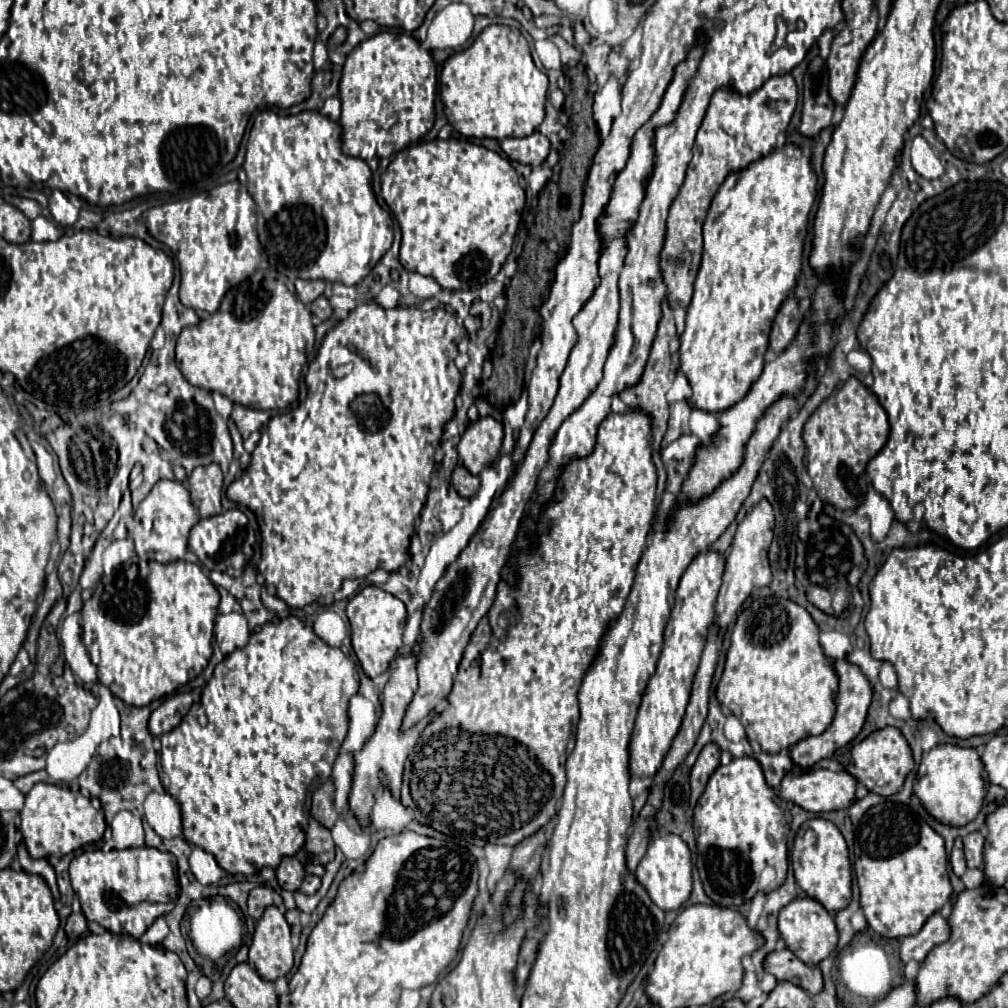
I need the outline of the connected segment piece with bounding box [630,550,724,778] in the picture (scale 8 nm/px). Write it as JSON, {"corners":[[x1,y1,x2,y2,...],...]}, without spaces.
{"corners":[[714,550,700,552,692,560,692,564,684,570,678,590,676,590,676,604,672,608,666,632,664,632,664,648,658,660,656,674,650,678,642,704,638,710,636,726,630,740,630,774,632,776,654,776,664,756,670,750,670,744,682,724,686,704,690,698,690,688,694,674,700,664,700,654,704,650,708,628,714,622,714,604,716,592,720,590,724,574,724,556]]}

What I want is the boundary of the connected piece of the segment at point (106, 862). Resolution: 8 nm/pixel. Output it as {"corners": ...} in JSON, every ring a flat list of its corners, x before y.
{"corners":[[150,846,126,850,86,850,70,862,72,888,80,898,82,912,112,934,140,938,148,926,176,906,178,878,176,858]]}

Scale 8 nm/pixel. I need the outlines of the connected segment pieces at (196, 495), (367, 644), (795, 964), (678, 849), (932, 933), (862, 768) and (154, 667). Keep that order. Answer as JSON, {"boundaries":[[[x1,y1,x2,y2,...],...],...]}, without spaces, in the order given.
{"boundaries":[[[218,464,198,466,188,476,188,490,192,496,192,504,200,512,200,518,216,516,222,512,220,498,222,498,223,481,223,473]],[[366,586,348,602,346,616,352,626,352,646,362,664,362,670,370,678,376,678,378,674,388,670,390,660,396,656,398,648,402,646,406,606,396,596,380,590,378,586]],[[788,948,768,954,764,960,764,970,774,974,778,980,788,980,788,982,802,986,810,994,822,992,822,986,824,986,820,968,804,964]],[[676,834,656,836,636,868,636,880,648,890,650,898,658,908,678,910,692,892,692,854,688,844]],[[934,912,926,924,922,926,922,930,914,936,906,936,900,944,900,958,904,962,910,962,910,960,918,960,922,962,926,958,926,954,936,946,936,944,942,944,950,938,950,924,948,920,940,914,940,912]],[[880,728,876,732,872,732,870,736,866,736,862,742,858,742,856,746,852,746,848,762,846,762,846,770,860,782,864,784,870,792,876,792,880,796,892,796,896,794,906,776,912,772,914,768,914,758,912,758,912,750,908,746,908,742,904,740,904,734,894,728]],[[130,558,128,562,122,562,116,568,106,568,106,572,102,574,100,586,96,588,96,592,92,594,92,598,88,602,84,602,82,606,82,642,90,654,92,664,98,668,98,682,108,686,110,692,114,696,118,696,124,704,128,706,148,706,154,700,160,700,164,696,174,694,178,688,182,688,184,684,188,684,190,680,194,680,196,676,202,674,202,670,206,668,210,656,212,656,212,628,214,628,214,620,218,616,218,602,220,602,220,594,214,588,214,584,210,582,210,578,202,572,202,568,198,564,192,562,170,562,170,564,158,564,158,562,148,562,146,568,140,568,136,558]]]}

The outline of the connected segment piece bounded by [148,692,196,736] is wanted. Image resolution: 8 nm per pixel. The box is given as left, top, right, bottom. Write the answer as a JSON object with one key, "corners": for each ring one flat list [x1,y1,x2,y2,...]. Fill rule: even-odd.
{"corners":[[192,692,186,694,174,694,170,698,166,698,152,714,148,720,148,732,152,736,162,736,166,732,170,732,172,728,176,728,180,724,180,720,186,716,186,712,190,710,192,702,196,702,196,696]]}

